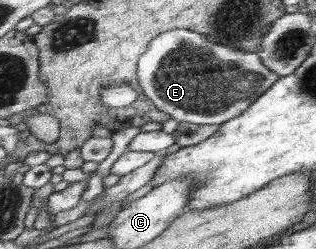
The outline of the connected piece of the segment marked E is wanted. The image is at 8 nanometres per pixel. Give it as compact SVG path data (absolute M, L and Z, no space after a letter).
M188 28L167 31L153 39L140 58L136 77L143 93L156 108L176 122L218 126L244 115L244 111L281 78L264 65L256 52L247 52L232 44L214 43L204 34Z

